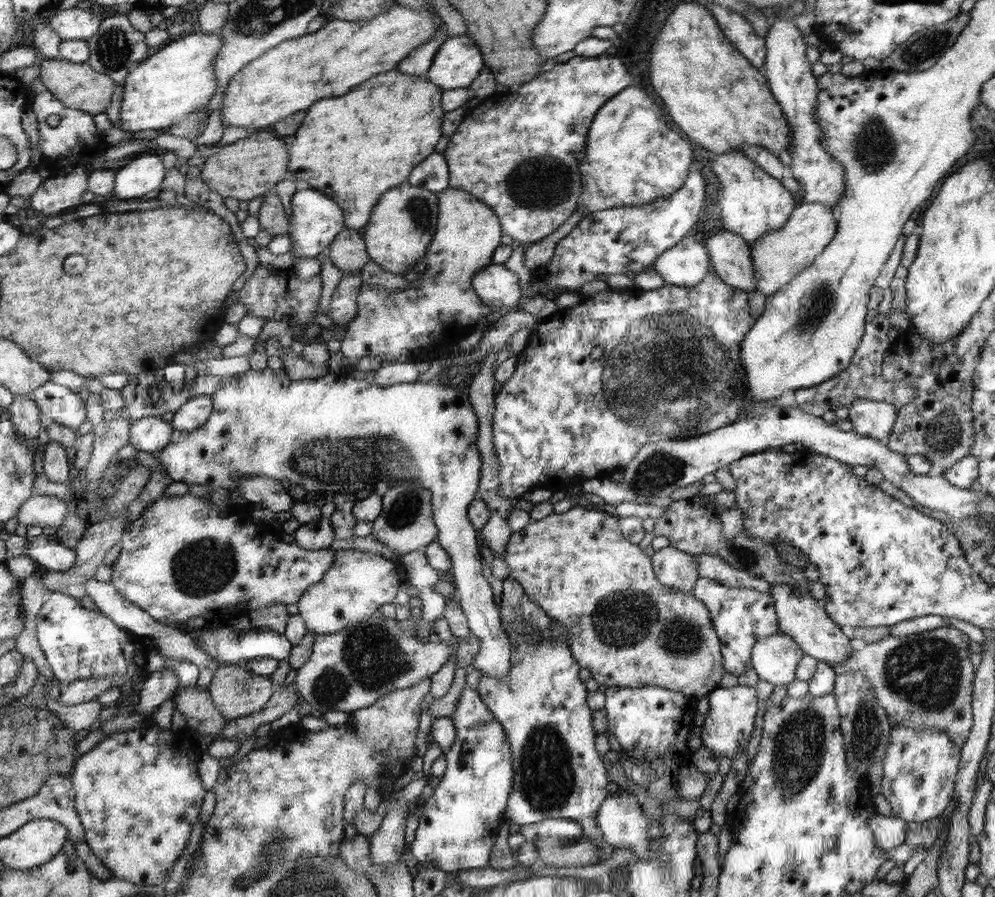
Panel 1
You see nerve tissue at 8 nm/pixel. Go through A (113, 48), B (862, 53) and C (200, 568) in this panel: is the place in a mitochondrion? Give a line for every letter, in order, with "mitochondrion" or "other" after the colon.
A: mitochondrion
B: other
C: mitochondrion

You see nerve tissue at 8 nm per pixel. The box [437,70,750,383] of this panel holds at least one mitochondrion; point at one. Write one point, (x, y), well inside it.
(542, 182)

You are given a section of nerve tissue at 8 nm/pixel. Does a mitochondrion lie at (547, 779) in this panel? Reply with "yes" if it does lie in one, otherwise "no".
yes

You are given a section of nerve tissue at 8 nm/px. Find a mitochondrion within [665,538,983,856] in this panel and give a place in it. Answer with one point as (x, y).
(924, 672)

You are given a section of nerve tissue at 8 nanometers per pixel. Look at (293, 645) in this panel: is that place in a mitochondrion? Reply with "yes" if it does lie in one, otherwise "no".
no

